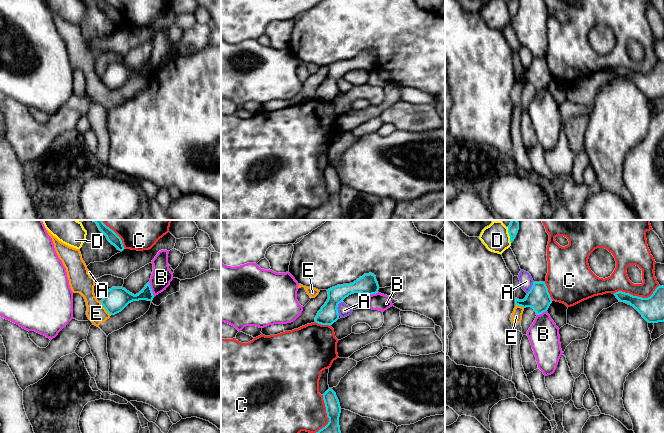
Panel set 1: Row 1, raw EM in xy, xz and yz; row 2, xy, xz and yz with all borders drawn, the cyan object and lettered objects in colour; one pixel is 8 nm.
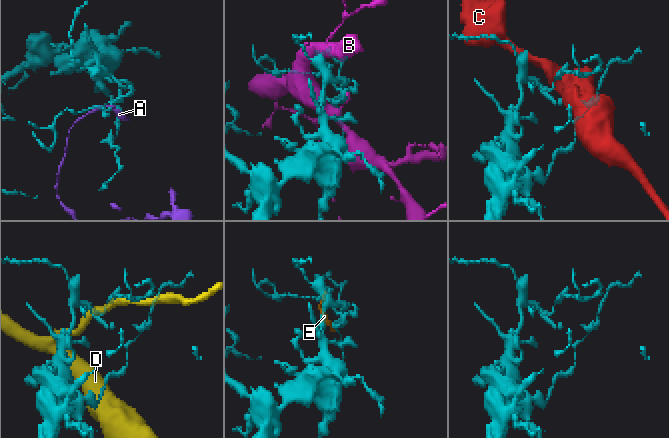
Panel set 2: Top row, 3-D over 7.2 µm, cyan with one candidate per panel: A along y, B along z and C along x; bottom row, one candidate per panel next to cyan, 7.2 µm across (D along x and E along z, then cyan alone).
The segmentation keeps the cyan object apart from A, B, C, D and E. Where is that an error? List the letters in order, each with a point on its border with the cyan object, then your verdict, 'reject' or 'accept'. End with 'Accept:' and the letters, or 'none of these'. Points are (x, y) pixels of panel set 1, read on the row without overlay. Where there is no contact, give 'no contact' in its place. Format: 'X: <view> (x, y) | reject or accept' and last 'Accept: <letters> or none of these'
A: xz (336, 84) | reject
B: xy (151, 65) | reject
C: yz (636, 72) | reject
D: yz (509, 11) | reject
E: xy (104, 83) | reject
Accept: none of these

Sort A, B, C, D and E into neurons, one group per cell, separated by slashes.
A / B / C / D / E

